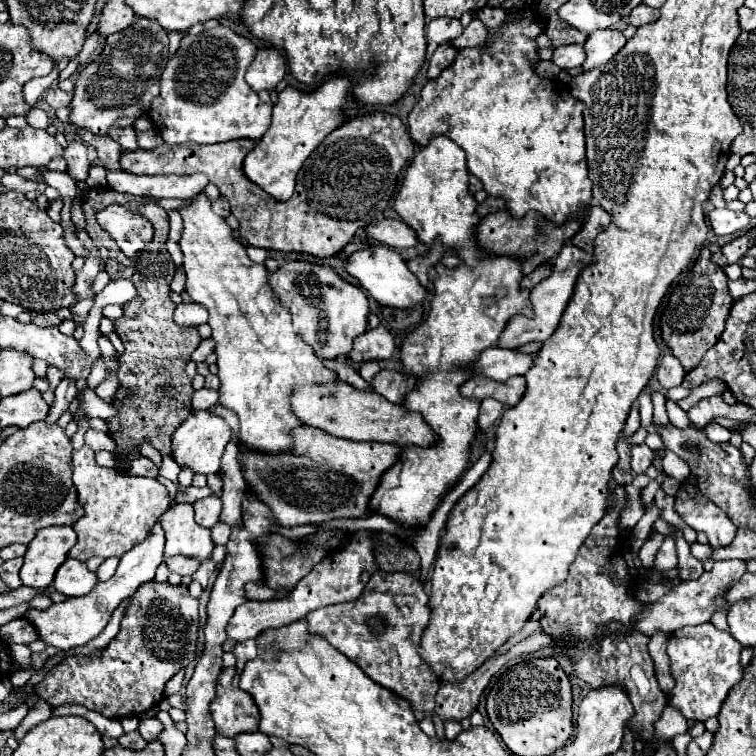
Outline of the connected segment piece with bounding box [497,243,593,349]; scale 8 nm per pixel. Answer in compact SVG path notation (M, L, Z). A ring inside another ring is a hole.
M567 243L561 253L557 255L555 263L553 263L553 273L543 279L539 285L535 285L529 293L529 303L533 305L533 317L527 317L527 315L515 315L513 319L509 319L509 323L505 325L501 337L499 337L499 343L497 347L501 349L517 349L525 343L531 343L531 341L545 341L551 337L551 333L557 329L559 321L561 321L561 315L573 295L573 289L575 289L575 281L577 277L581 275L581 271L593 263L593 255Z

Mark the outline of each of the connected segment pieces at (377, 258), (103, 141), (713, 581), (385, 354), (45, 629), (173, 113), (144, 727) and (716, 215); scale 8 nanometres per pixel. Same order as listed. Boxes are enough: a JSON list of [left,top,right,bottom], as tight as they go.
[[347,245,427,309],[77,129,123,171],[635,559,745,635],[349,325,395,361],[25,521,165,649],[147,27,273,145],[139,717,163,743],[709,209,751,235]]

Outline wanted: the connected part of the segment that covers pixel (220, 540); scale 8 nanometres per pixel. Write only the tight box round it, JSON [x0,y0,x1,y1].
[211,521,231,545]

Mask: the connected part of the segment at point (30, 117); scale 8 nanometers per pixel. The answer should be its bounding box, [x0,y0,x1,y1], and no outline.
[25,107,49,129]

